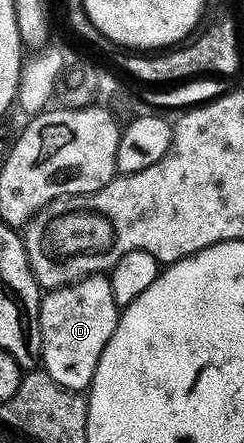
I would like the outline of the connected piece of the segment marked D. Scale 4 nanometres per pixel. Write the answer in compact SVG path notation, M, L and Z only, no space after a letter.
M105 274L91 275L71 287L49 292L40 309L42 367L46 374L64 389L89 392L100 357L104 357L104 349L108 349L108 341L112 341L116 333L119 318L120 309L112 297L112 285Z

